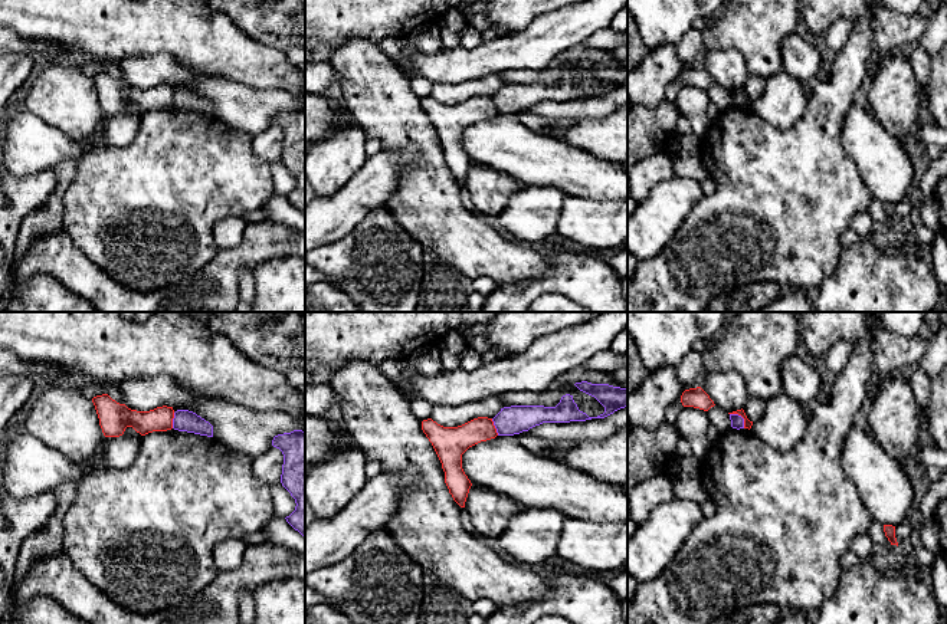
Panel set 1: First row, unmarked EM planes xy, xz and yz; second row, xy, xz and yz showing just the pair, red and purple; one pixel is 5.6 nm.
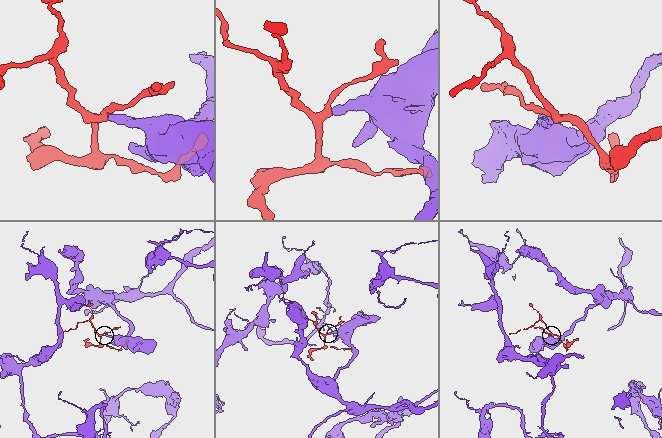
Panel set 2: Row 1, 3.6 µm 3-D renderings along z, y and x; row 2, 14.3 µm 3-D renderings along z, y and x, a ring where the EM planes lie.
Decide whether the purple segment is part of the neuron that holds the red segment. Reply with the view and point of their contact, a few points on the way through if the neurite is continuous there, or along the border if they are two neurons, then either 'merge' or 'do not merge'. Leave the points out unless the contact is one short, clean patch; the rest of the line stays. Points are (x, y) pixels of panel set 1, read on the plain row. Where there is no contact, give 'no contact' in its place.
yz (741, 94) | along yz (730, 91), (737, 91), (743, 97), (744, 105) | do not merge

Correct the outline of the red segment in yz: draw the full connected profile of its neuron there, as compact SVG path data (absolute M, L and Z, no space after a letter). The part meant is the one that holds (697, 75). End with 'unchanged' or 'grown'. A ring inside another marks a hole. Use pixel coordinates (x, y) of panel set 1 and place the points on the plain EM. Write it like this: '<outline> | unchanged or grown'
M701 65L685 68L681 73L681 81L684 85L694 85L704 89L715 83Z | unchanged

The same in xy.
M108 72L94 75L92 81L105 115L119 115L127 105L132 105L141 114L173 106L173 85L163 83L150 89L137 89L117 81Z | unchanged

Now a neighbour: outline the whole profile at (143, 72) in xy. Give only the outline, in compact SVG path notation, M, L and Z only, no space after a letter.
M168 53L127 58L118 63L124 82L137 89L150 89L163 83L183 85L191 79L201 79Z

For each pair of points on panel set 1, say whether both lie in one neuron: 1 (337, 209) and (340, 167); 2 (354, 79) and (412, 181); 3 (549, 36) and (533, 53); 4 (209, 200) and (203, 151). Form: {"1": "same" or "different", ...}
{"1": "different", "2": "same", "3": "same", "4": "same"}

